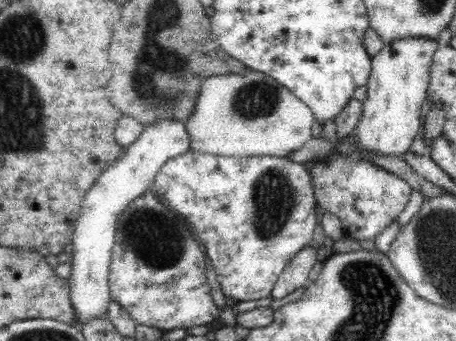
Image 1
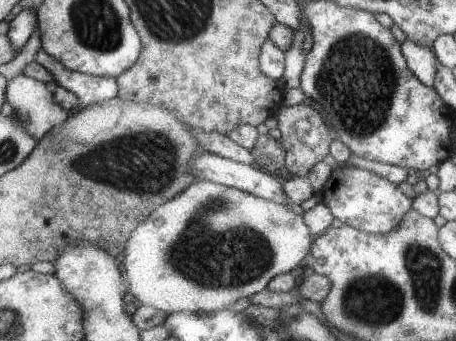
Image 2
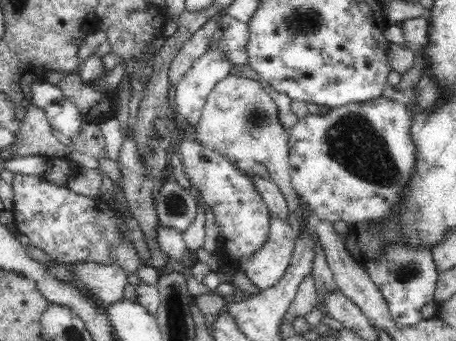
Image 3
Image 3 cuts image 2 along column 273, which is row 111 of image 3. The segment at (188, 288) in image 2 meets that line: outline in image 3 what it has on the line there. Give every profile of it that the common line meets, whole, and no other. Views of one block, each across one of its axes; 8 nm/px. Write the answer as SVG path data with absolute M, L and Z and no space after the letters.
M228 76L220 80L210 92L206 106L202 110L200 122L194 126L198 130L198 144L212 152L218 152L224 158L234 158L240 164L262 162L270 172L274 184L282 190L282 196L288 202L288 208L302 218L300 198L292 186L290 162L288 162L288 130L278 122L278 108L272 98L262 90L260 82L248 78Z

